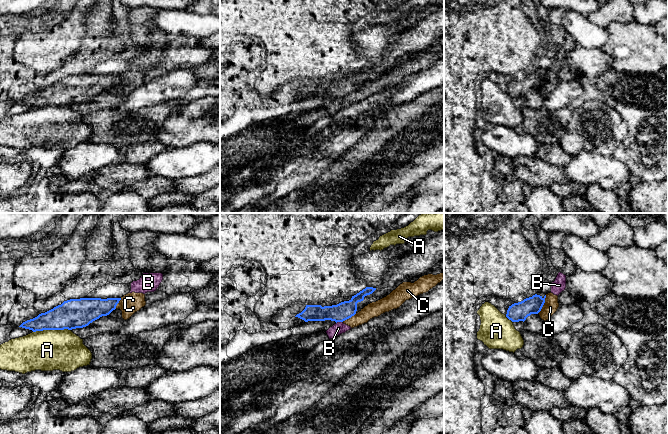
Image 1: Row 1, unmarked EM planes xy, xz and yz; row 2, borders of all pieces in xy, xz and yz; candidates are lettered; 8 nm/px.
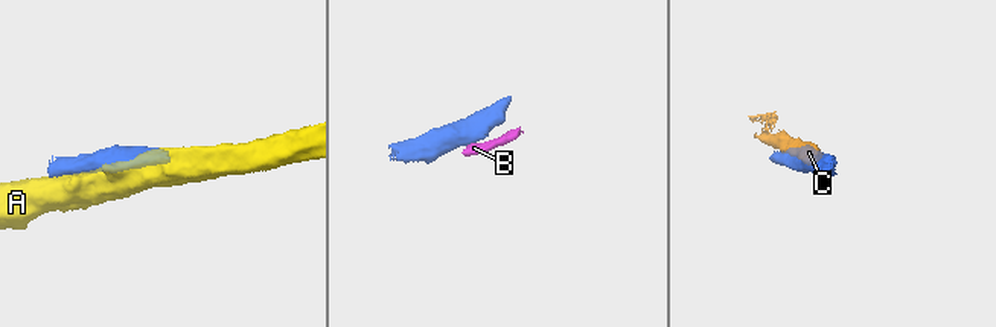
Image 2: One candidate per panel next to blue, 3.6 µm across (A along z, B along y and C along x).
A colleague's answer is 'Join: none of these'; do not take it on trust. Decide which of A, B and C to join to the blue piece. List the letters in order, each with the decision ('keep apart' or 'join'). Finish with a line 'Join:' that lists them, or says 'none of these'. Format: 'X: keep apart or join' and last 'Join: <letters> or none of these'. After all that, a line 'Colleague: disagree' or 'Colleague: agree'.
A: keep apart
B: keep apart
C: keep apart
Join: none of these
Colleague: agree

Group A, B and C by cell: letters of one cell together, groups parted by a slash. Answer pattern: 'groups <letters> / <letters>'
groups A / B C

